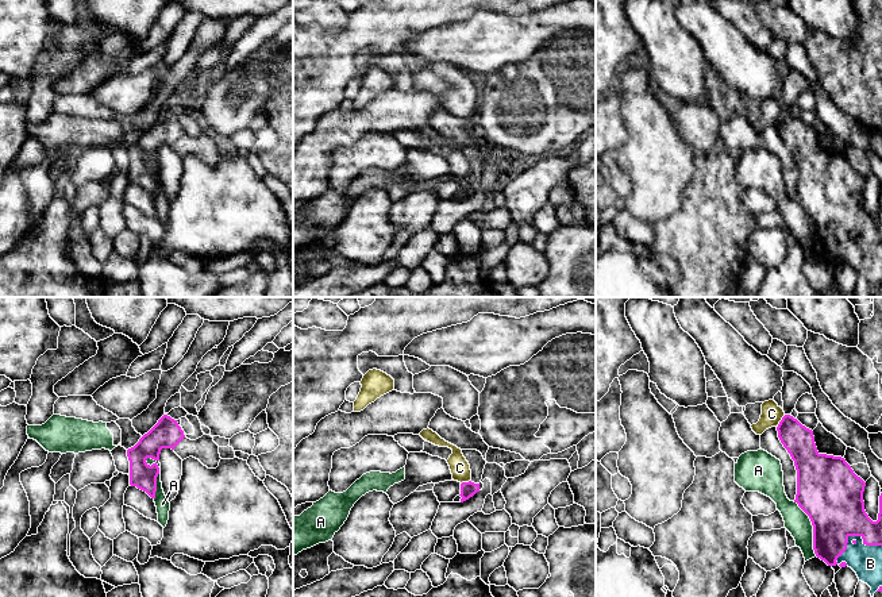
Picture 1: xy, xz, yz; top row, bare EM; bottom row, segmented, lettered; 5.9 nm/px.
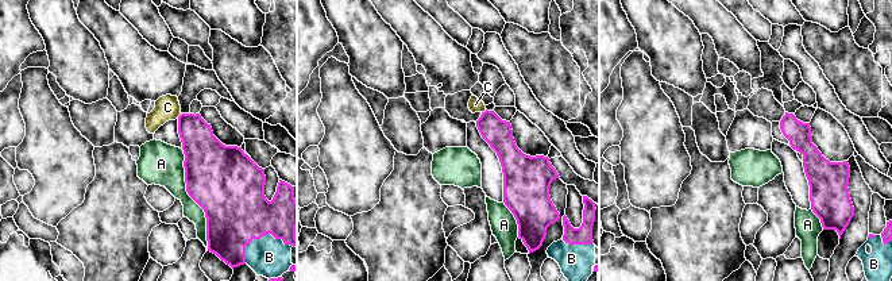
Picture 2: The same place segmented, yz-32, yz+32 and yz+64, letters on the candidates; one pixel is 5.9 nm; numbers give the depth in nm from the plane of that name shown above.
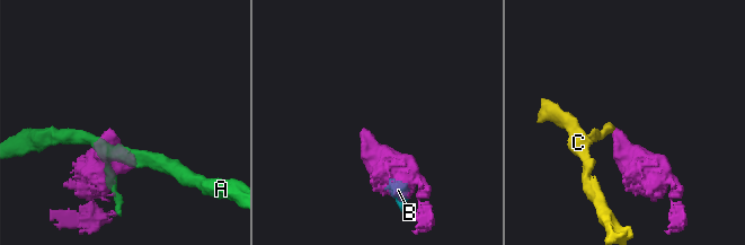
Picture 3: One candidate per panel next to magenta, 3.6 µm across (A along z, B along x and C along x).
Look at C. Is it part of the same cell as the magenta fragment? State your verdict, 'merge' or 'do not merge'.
do not merge

